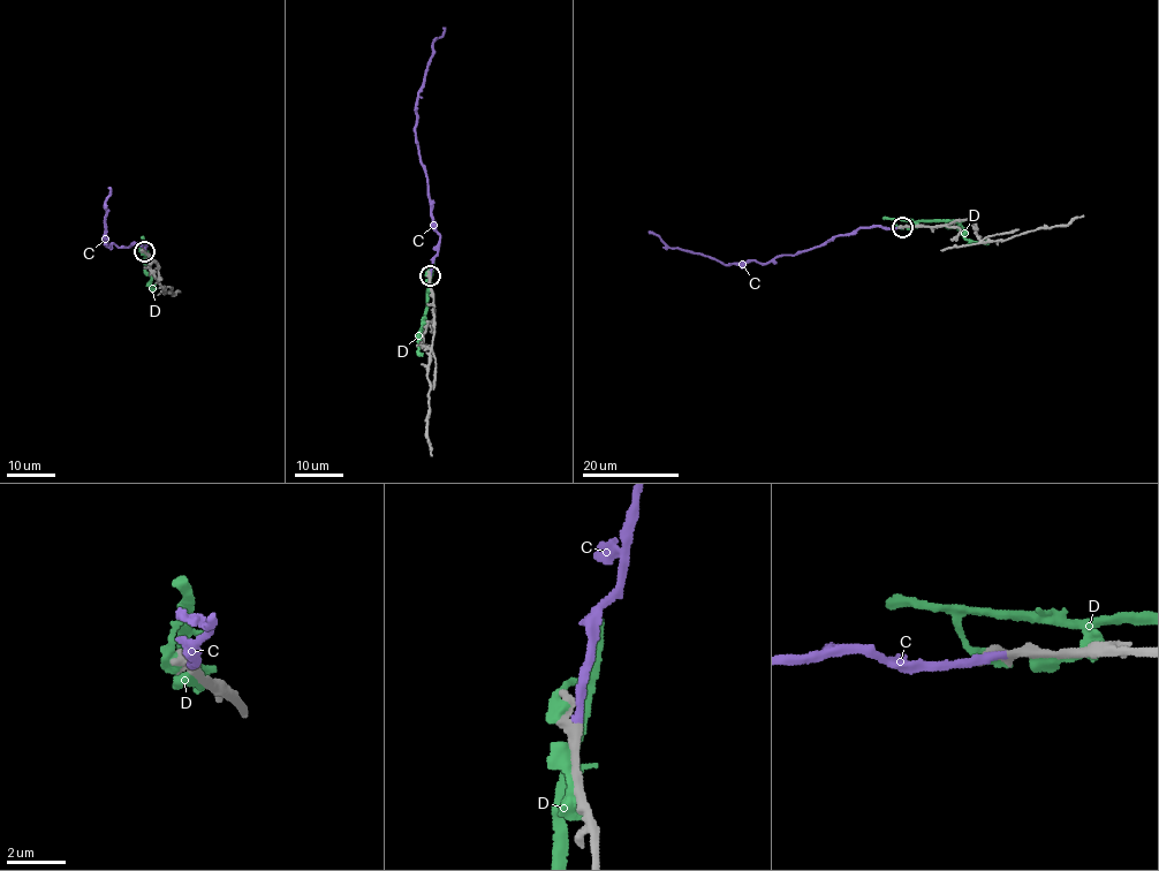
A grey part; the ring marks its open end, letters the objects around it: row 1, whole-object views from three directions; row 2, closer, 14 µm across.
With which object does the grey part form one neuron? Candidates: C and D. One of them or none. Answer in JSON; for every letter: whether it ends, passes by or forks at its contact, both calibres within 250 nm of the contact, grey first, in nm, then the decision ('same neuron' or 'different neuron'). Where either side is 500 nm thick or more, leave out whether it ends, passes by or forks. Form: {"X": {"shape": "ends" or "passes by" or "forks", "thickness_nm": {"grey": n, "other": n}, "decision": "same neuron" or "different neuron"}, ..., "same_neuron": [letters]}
{"C": {"shape": "ends", "thickness_nm": {"grey": 480, "other": 280}, "decision": "same neuron"}, "D": {"shape": "passes by", "thickness_nm": {"grey": 440, "other": 380}, "decision": "different neuron"}, "same_neuron": ["C"]}

